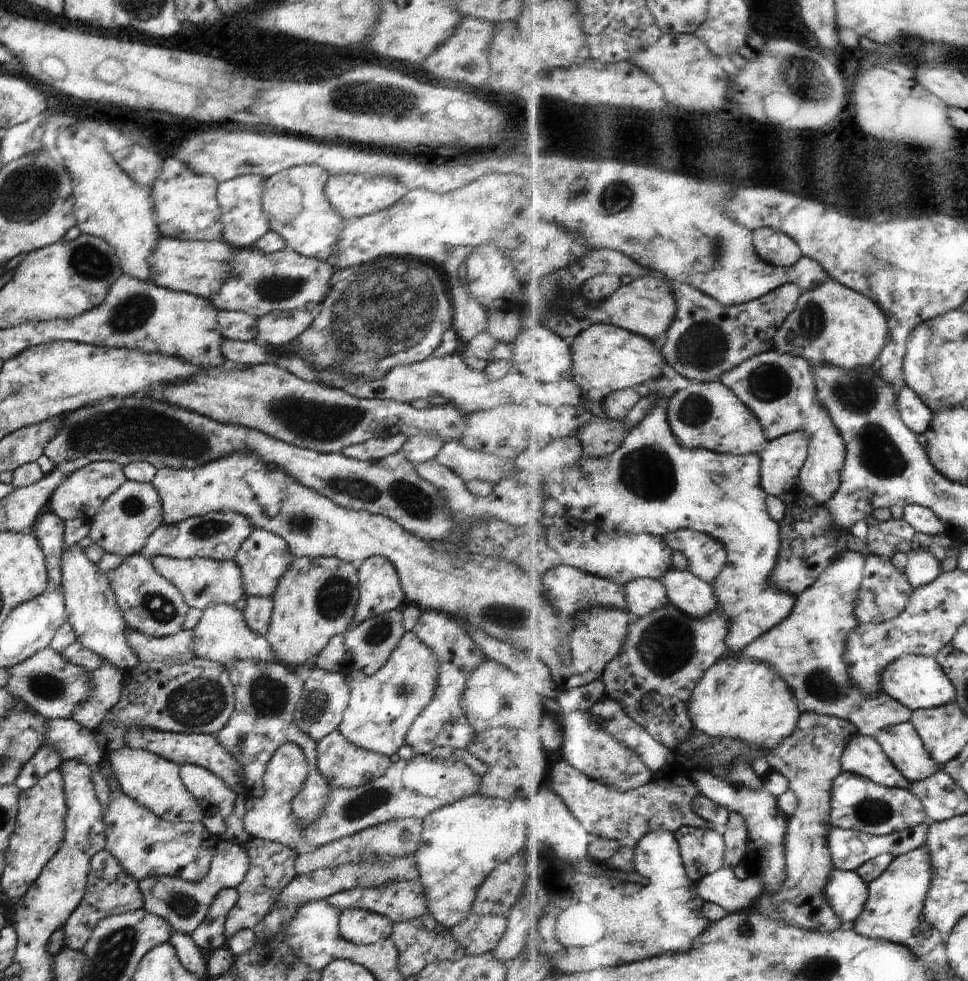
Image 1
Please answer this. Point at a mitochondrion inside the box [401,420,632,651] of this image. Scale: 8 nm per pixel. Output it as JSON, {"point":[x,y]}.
{"point":[505,615]}

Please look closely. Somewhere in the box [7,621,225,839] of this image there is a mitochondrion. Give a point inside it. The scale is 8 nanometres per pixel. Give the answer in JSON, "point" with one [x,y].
{"point":[46,687]}

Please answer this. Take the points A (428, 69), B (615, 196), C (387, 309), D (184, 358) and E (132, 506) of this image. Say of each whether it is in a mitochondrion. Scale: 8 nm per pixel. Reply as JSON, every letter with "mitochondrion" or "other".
{"A":"other","B":"mitochondrion","C":"mitochondrion","D":"other","E":"mitochondrion"}

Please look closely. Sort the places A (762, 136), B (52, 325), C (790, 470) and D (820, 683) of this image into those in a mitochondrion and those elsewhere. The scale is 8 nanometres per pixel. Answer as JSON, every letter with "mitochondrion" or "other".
{"A":"other","B":"other","C":"other","D":"mitochondrion"}

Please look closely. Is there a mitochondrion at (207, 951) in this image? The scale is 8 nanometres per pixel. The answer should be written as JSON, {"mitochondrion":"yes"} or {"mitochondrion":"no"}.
{"mitochondrion":"no"}

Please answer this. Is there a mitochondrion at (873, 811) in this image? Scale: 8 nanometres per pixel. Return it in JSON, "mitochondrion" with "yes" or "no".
{"mitochondrion":"yes"}

